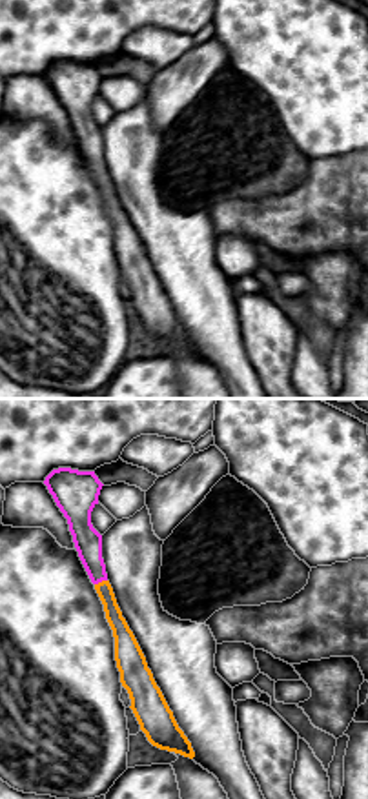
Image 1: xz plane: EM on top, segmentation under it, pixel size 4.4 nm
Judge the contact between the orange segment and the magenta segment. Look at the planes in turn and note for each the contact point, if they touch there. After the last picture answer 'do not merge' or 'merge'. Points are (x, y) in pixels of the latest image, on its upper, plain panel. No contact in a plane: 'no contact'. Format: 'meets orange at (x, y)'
meets orange at (102, 173)

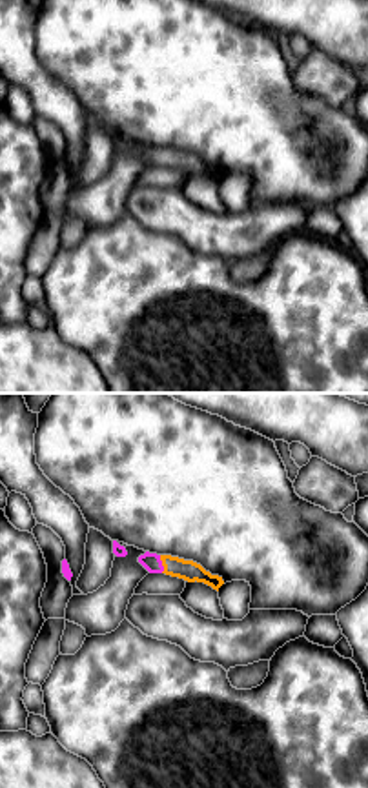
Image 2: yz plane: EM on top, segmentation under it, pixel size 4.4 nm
meets orange at (163, 157)

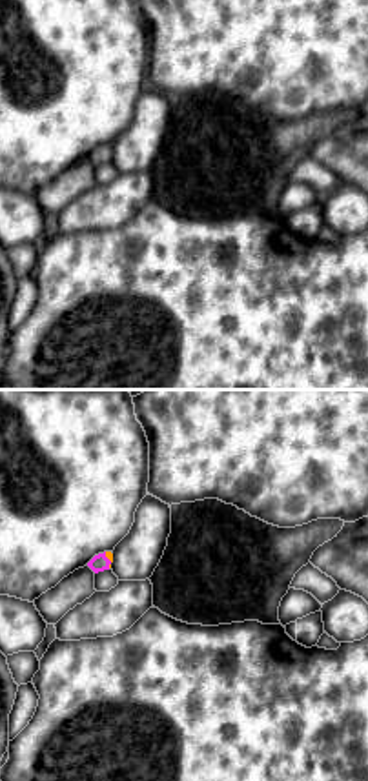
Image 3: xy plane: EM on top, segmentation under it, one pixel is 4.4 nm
meets orange at (108, 150)

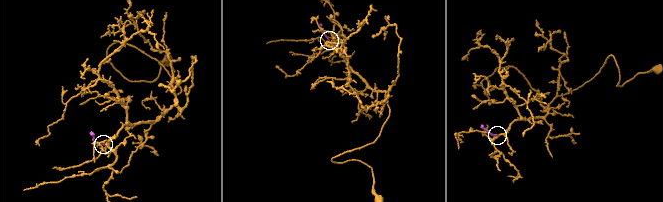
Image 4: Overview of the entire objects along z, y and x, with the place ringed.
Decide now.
merge

